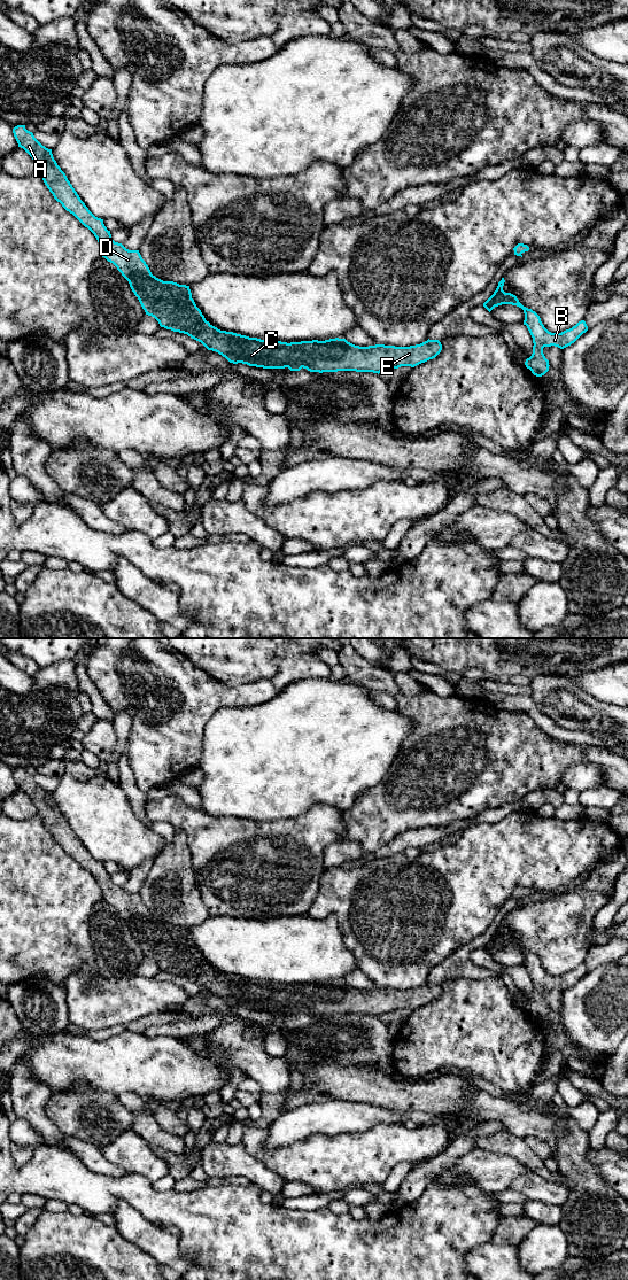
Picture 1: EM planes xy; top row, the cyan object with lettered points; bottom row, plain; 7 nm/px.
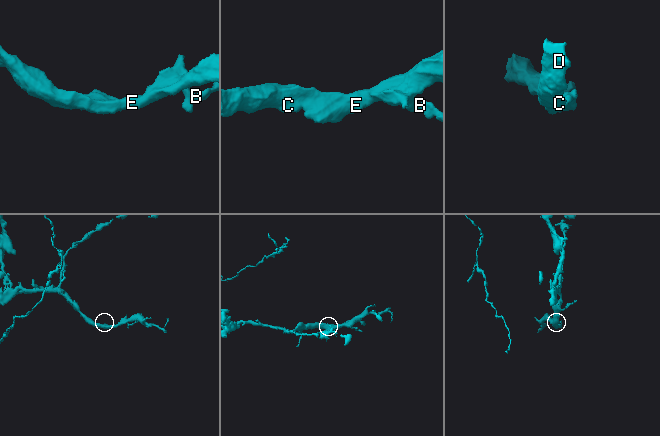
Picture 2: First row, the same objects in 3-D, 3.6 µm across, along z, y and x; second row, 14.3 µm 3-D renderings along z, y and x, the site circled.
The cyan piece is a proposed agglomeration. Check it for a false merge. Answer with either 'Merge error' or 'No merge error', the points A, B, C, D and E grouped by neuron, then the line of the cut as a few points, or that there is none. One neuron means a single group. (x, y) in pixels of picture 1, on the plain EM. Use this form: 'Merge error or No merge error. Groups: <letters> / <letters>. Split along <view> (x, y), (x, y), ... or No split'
No merge error. Groups: A B C D E. No split

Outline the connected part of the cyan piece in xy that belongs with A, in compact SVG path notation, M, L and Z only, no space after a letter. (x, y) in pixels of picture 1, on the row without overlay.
M25 768L15 769L13 776L18 790L34 804L37 816L54 841L94 877L101 889L102 900L113 906L129 924L146 957L154 960L161 970L187 977L230 1006L263 1011L288 1010L290 1014L303 1010L319 1016L356 1014L379 1017L401 1009L414 1010L441 995L441 985L429 982L410 990L359 990L339 980L287 986L218 972L206 963L196 949L189 929L156 921L139 893L129 893L113 883L103 862L95 860L80 843L54 802L52 792L42 789Z

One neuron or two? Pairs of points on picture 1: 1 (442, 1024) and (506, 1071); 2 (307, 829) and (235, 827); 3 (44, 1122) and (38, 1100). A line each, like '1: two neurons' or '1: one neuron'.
1: one neuron
2: one neuron
3: one neuron

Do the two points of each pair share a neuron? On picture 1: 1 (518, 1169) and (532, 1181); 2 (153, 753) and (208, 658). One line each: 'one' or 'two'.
1: two
2: two

